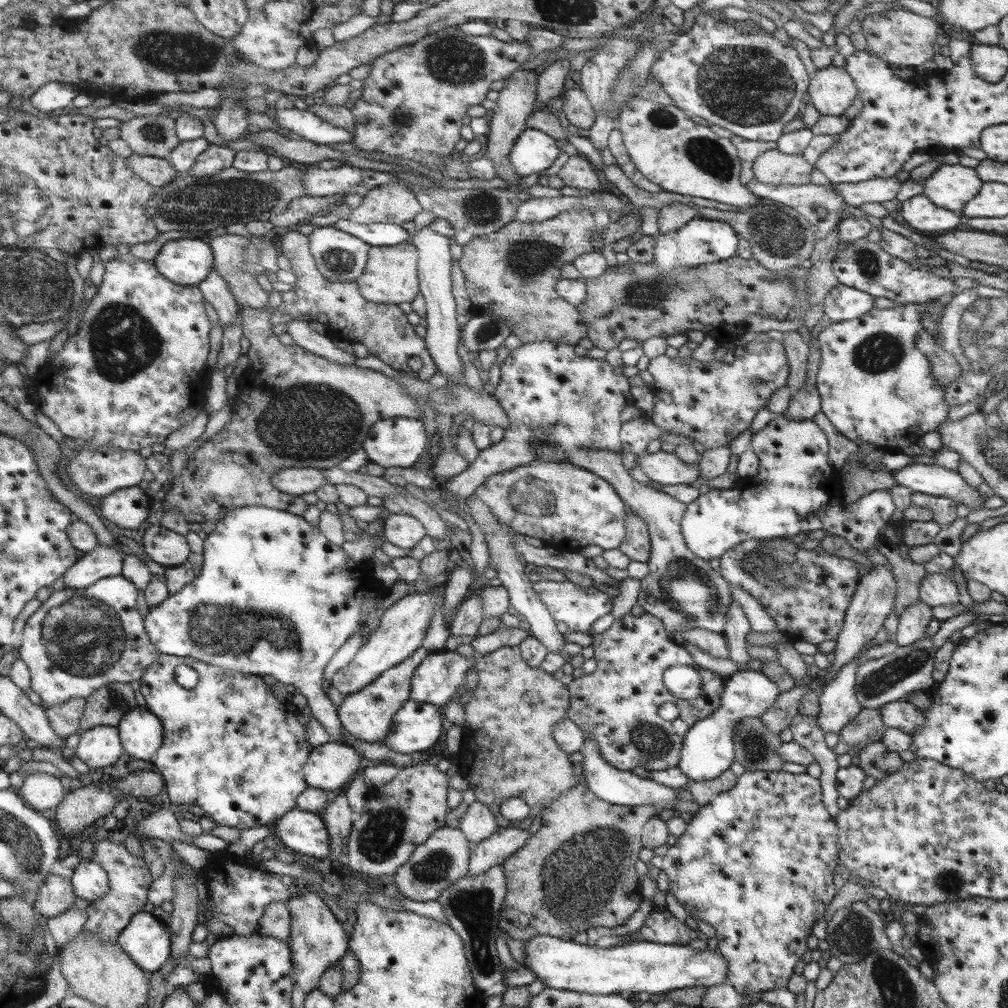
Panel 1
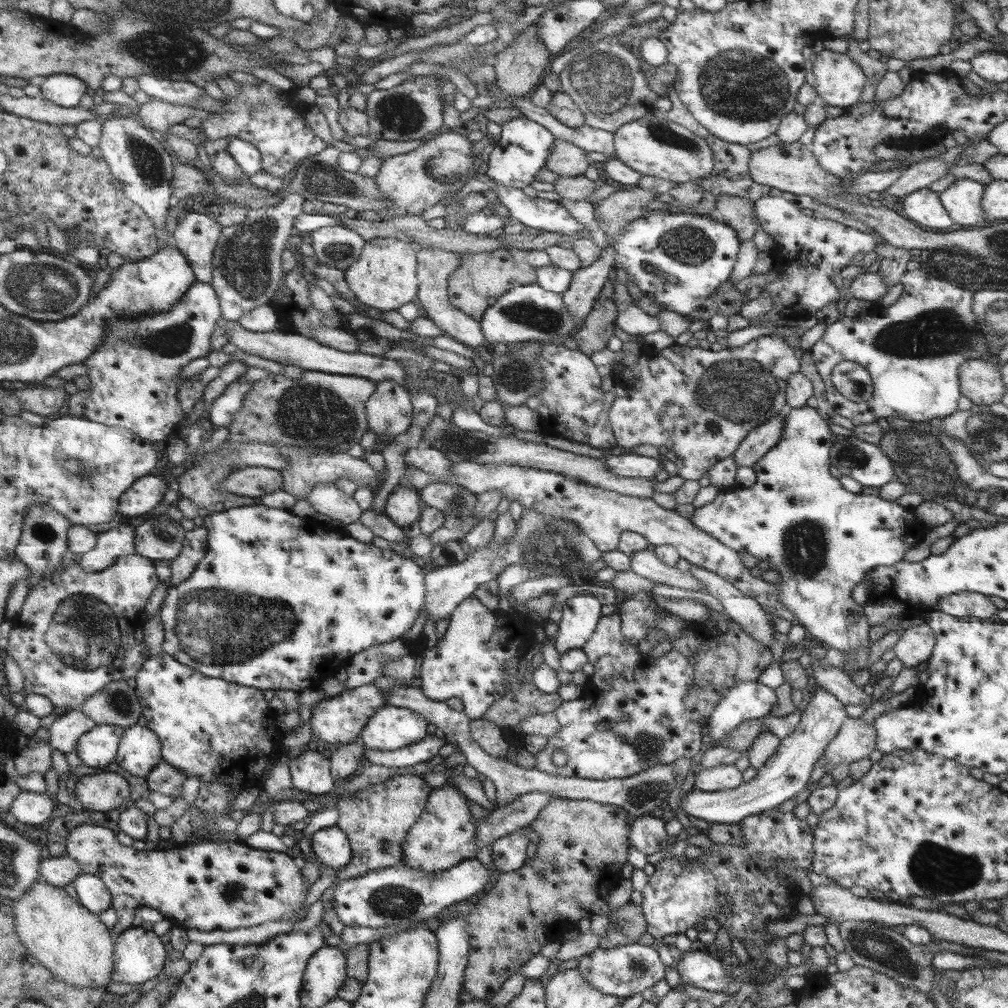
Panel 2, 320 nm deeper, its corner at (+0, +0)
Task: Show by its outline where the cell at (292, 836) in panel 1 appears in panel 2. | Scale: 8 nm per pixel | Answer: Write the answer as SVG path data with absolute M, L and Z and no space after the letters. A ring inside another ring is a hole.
M337 825L318 830L311 839L313 856L322 865L342 871L352 861L351 842Z

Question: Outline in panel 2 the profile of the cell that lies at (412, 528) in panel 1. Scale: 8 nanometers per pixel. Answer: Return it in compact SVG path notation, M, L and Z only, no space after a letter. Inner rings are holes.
M398 486L388 497L384 513L400 528L408 529L420 516L420 499L422 496L415 489Z

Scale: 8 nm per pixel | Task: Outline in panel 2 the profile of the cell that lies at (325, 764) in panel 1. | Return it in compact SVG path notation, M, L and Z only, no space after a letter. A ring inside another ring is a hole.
M306 750L294 759L288 766L291 782L294 788L308 794L326 794L334 788L334 780L330 776L330 761L317 750Z

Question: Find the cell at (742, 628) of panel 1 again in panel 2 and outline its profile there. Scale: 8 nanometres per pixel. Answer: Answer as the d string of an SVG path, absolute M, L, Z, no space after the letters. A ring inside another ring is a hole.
M647 548L635 552L630 557L631 570L638 573L638 576L653 580L657 584L664 584L681 588L687 591L705 591L699 584L699 580L692 576L689 571L679 571L676 566L662 564L653 551Z

